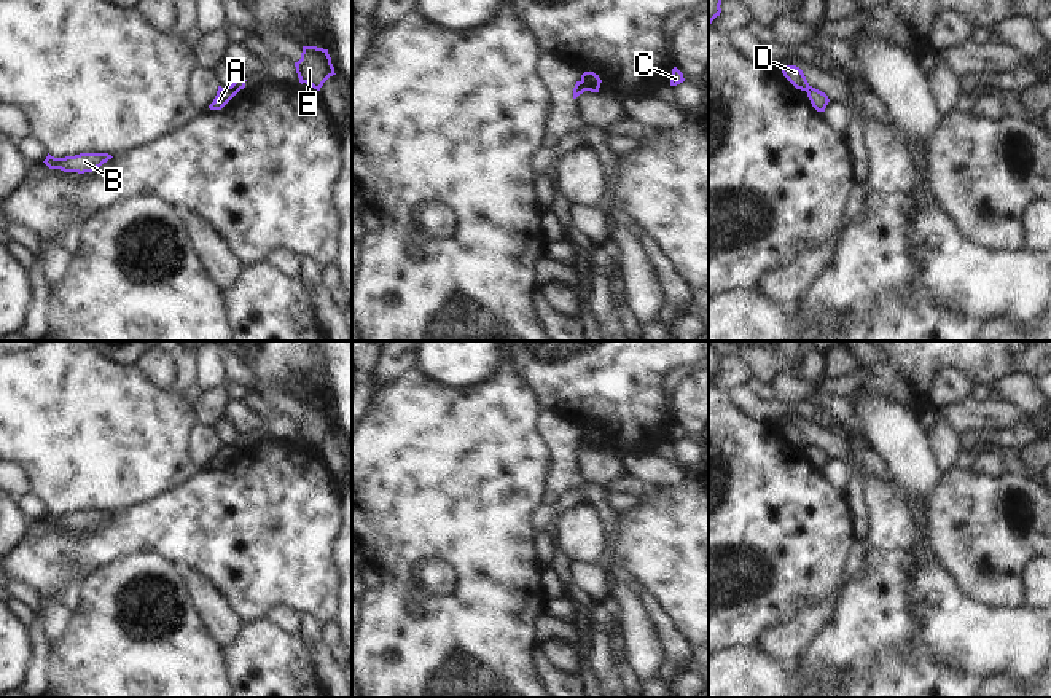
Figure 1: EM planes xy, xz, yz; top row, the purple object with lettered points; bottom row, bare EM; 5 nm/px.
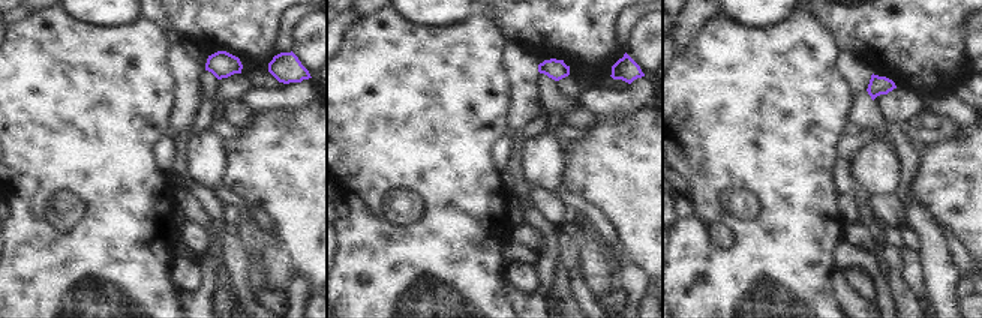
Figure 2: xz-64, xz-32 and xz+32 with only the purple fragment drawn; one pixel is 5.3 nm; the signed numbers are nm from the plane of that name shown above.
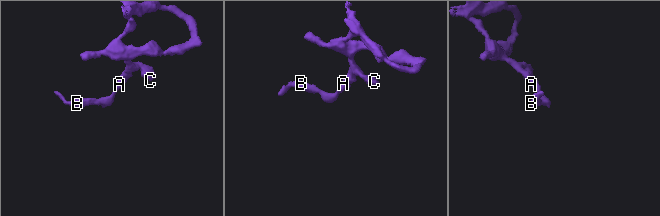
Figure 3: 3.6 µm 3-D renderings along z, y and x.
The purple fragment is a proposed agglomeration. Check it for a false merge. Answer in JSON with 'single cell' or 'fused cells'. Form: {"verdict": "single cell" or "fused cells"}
{"verdict": "fused cells"}

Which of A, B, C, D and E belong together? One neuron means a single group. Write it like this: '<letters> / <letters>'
A B / C D E

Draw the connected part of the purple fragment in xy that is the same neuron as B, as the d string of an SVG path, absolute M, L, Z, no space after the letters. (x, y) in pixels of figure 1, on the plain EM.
M48 510L43 518L49 526L61 526L64 529L92 529L100 524L104 520L111 516L113 513L108 510L80 510L75 513L54 515Z

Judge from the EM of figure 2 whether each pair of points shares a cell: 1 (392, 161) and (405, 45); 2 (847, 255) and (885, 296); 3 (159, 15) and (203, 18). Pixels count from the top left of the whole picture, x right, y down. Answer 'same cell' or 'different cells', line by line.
1: same cell
2: same cell
3: different cells

